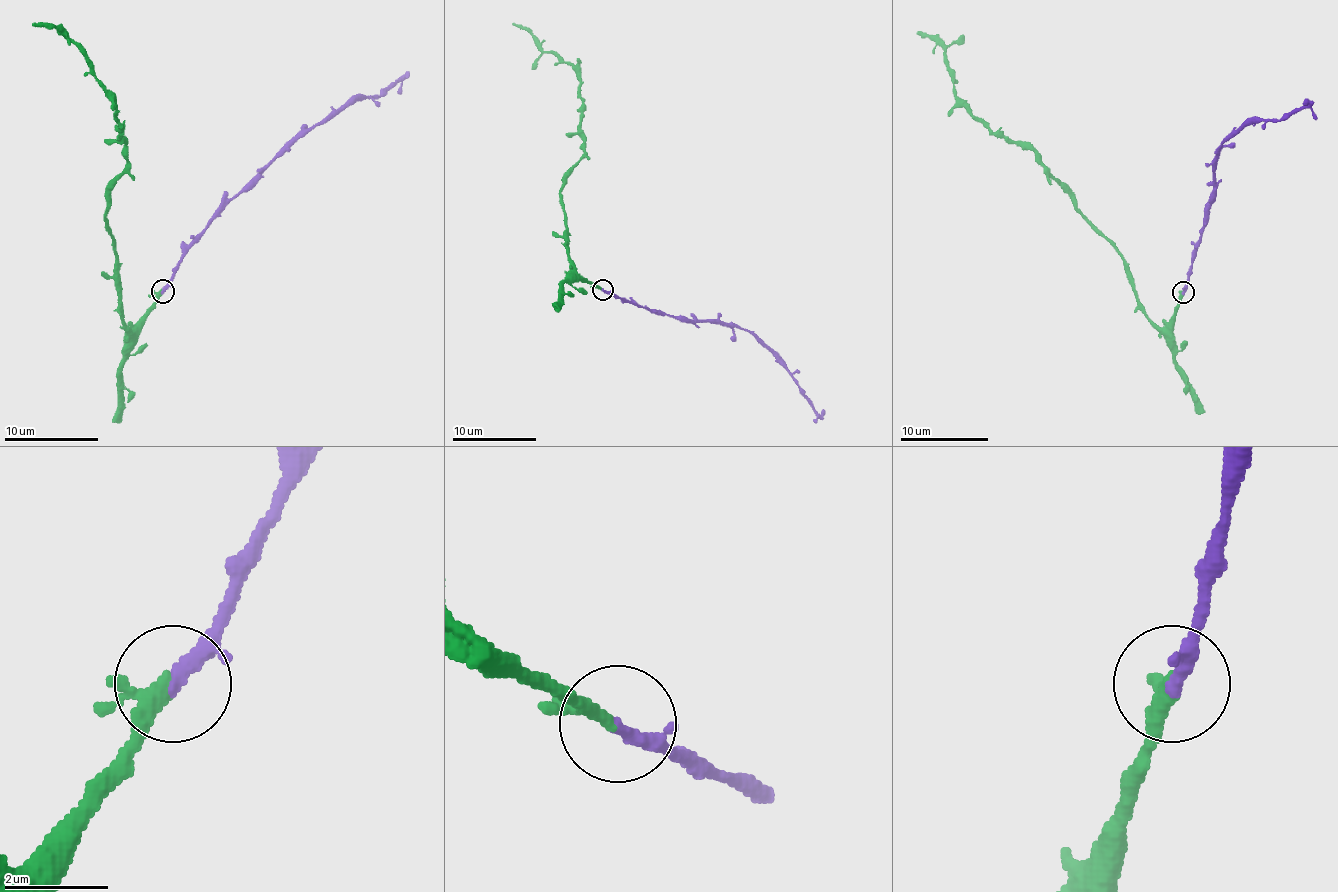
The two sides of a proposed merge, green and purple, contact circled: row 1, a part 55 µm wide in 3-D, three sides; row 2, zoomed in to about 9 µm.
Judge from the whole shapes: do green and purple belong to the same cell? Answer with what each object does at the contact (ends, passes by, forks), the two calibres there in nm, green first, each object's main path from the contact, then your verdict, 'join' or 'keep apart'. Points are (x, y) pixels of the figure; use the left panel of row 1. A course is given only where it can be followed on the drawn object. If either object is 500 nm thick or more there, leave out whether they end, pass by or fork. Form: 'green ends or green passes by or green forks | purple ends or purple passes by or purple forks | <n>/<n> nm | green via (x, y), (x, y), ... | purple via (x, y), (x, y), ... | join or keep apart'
green forks | purple passes by | 190/220 nm | green via (162, 290), (132, 331), (104, 213), (126, 165), (115, 99), (71, 41), (32, 23) | purple via (162, 290), (181, 252), (193, 238), (288, 148), (349, 102), (379, 94), (395, 82), (400, 81), (398, 93) | join

